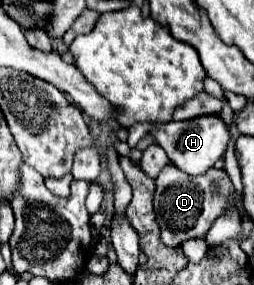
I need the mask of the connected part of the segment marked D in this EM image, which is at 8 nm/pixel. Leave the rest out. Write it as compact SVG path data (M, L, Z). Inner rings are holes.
M167 165L157 177L155 191L155 215L161 229L161 241L167 247L179 247L187 239L203 239L211 229L213 221L225 211L231 193L235 191L231 177L225 169L211 167L203 175L185 175L181 169ZM217 181L221 185L219 195L211 195L211 183Z

